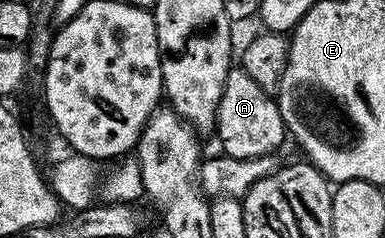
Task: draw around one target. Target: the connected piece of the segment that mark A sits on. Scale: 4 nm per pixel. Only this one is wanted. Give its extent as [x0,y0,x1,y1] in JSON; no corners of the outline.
[215,68,286,158]

